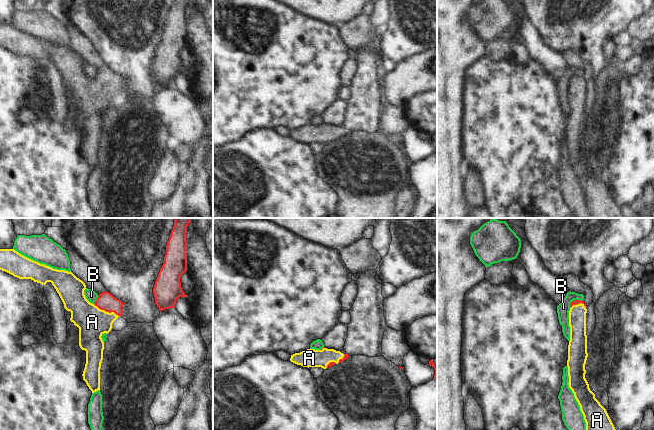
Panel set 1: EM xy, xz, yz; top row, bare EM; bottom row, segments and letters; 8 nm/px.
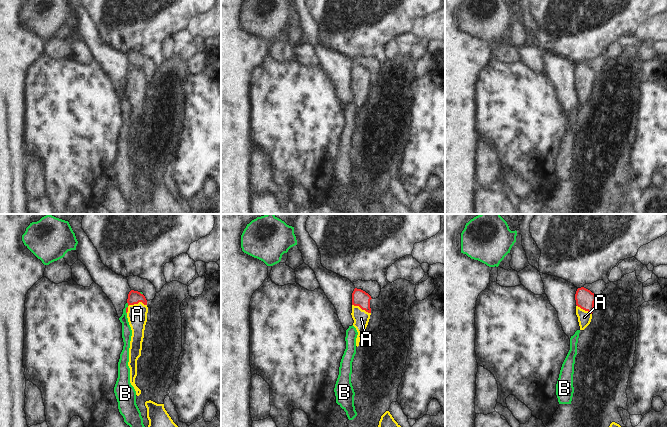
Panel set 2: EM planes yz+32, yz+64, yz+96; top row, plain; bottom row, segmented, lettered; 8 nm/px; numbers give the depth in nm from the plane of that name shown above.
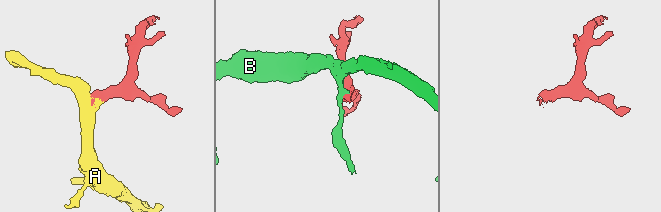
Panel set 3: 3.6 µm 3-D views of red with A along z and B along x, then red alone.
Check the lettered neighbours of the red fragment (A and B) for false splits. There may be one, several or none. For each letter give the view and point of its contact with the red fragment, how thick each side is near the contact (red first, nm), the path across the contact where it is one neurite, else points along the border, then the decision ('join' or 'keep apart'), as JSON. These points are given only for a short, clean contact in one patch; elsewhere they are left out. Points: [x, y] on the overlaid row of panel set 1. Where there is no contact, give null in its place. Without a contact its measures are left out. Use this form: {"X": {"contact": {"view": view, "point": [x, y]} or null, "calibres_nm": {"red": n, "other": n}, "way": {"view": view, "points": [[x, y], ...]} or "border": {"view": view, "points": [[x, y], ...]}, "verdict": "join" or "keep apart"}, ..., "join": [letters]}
{"A": {"contact": {"view": "xy", "point": [106, 311]}, "calibres_nm": {"red": 140, "other": 240}, "way": {"view": "xy", "points": [[105, 301], [106, 311], [92, 322]]}, "verdict": "join"}, "B": {"contact": {"view": "yz", "point": [574, 300]}, "calibres_nm": {"red": 50, "other": 100}, "border": {"view": "yz", "points": [[582, 300], [573, 300], [569, 307]]}, "verdict": "keep apart"}, "join": ["A"]}

